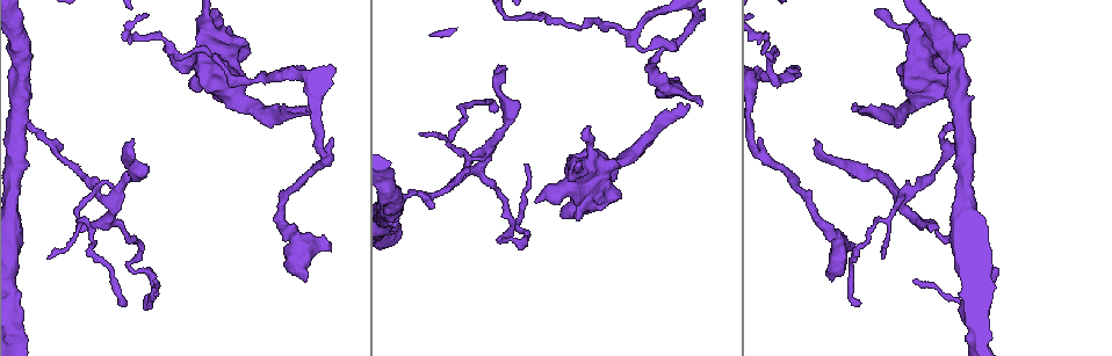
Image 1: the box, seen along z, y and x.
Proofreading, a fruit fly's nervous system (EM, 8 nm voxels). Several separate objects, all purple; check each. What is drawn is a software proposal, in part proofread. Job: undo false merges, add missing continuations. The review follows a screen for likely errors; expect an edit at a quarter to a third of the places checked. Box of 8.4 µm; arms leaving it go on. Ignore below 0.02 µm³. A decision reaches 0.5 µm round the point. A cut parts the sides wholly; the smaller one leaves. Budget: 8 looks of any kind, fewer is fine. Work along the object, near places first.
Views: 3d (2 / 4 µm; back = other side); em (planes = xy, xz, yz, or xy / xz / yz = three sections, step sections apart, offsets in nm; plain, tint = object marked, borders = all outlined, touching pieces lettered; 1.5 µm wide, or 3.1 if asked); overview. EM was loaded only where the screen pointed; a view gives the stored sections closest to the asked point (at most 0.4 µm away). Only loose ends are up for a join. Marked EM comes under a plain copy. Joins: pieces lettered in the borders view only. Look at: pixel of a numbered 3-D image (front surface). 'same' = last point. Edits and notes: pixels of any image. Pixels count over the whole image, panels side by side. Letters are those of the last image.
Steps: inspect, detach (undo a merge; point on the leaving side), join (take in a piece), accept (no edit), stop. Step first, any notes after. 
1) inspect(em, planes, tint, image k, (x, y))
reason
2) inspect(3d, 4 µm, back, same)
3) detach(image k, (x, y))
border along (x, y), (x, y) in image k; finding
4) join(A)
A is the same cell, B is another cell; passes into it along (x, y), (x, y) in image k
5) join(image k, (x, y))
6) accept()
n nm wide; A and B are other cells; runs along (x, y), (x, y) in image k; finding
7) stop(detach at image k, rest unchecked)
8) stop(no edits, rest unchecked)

inspect(em, planes, borders, image 1, (958, 124))

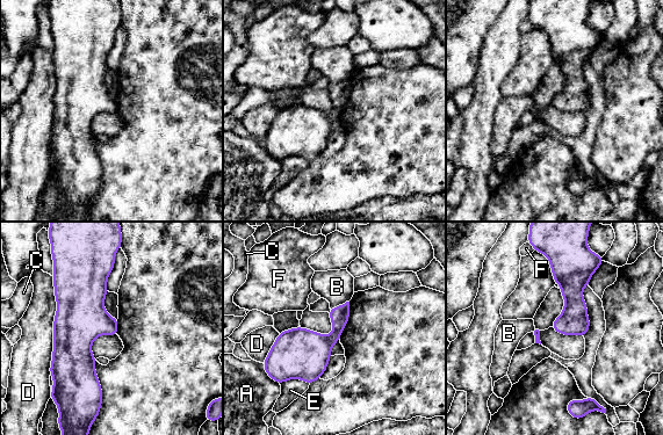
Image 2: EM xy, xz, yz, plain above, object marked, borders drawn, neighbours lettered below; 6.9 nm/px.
detach(image 2, (339, 314))
A, B, C, D, E and F are other cells; border along (333, 328), (340, 332) in image 2; two neurons meet here

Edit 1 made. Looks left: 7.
inspect(overview)
redraw

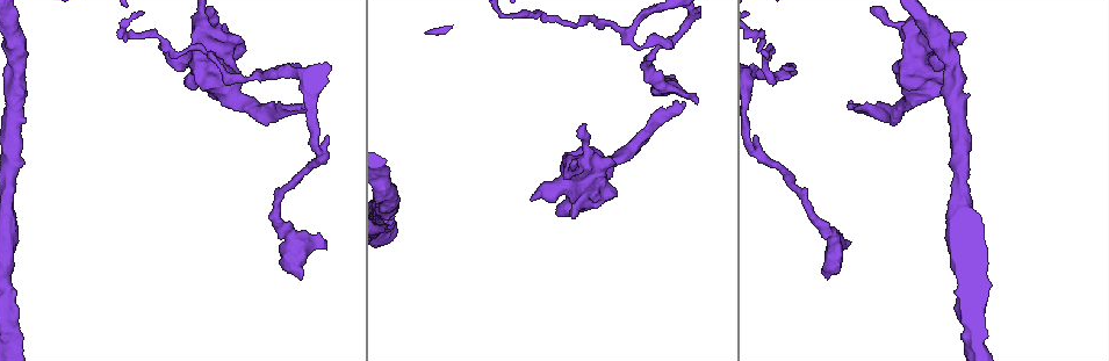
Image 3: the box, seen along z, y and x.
inspect(em, yz, step 8, tint, image 3, (324, 249))
branch stops here

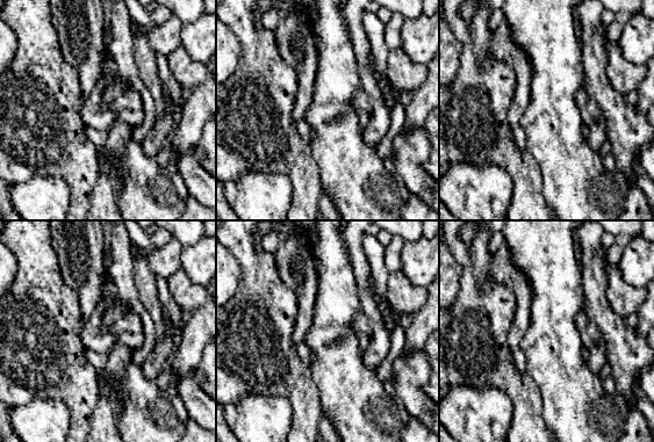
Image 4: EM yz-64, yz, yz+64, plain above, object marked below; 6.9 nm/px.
inspect(em, xz, step 8, borders, same)

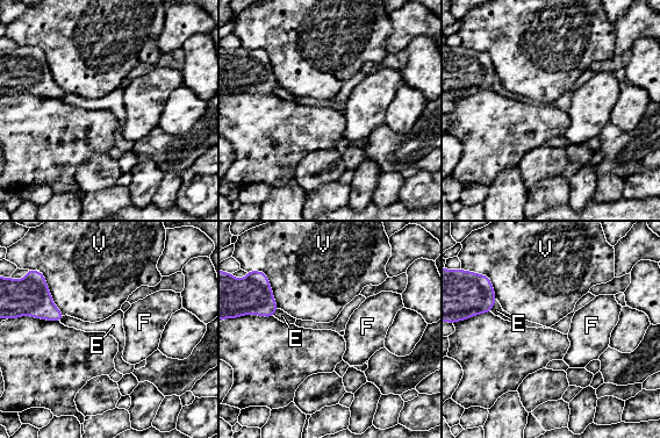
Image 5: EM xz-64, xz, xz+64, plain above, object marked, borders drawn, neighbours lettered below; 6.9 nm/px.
accept()
V touches over 280 nm; E, F and V are other cells; no lettered piece goes on from it

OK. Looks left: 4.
inspect(3d, 2 µm, image 3, (258, 77))
thin neck

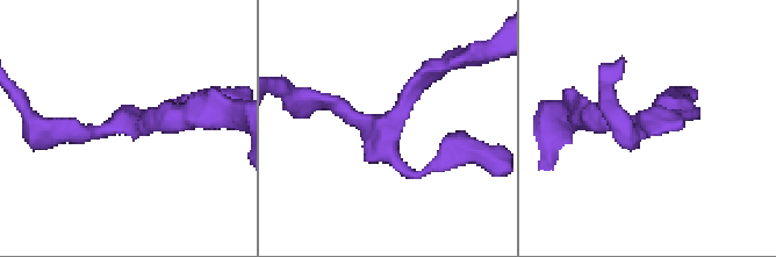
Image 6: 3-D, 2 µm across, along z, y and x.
inspect(em, planes, borders, image 6, (390, 122))

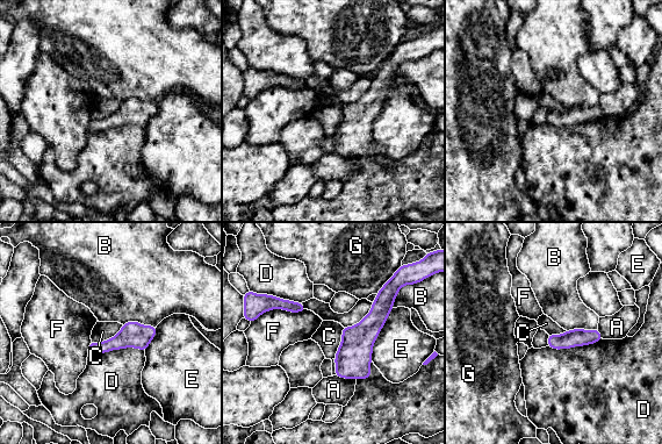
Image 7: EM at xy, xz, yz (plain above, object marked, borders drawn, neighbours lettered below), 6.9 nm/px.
accept()
A, B, C, D, E, F and G are other cells; border along (423, 280), (404, 284), (393, 307) in image 7; continuous, no second neuron

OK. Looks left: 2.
inspect(em, planes, borders, image 3, (596, 191))
an open end

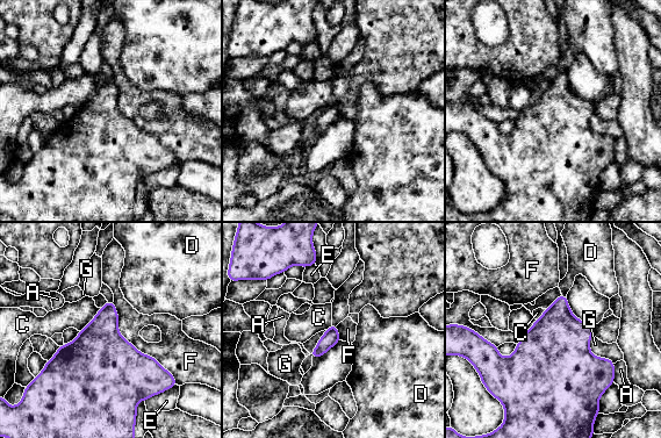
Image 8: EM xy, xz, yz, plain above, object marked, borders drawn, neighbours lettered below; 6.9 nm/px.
accept()
F touches over 750 nm; A, C, D, E, F and G are other cells; border along (113, 301), (120, 334), (178, 383) in image 8; no lettered piece goes on from it

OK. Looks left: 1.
stop(detach at image 2, rest unchecked)

